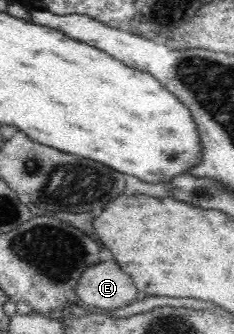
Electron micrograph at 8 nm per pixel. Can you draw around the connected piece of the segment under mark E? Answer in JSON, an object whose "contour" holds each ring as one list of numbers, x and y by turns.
{"contour":[[97,263,89,267,77,283,78,298,89,310,108,311,135,303,137,287,117,263]]}

